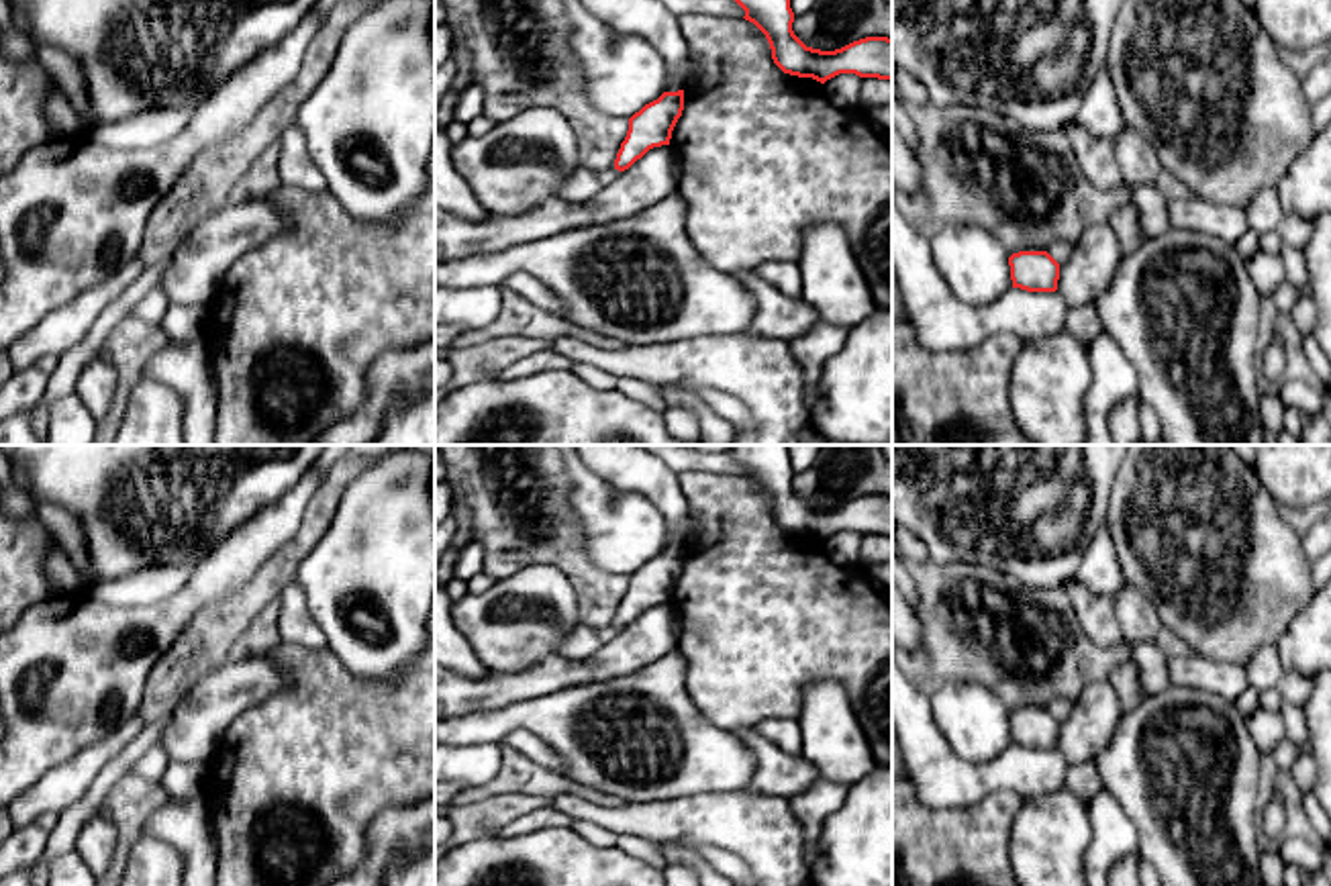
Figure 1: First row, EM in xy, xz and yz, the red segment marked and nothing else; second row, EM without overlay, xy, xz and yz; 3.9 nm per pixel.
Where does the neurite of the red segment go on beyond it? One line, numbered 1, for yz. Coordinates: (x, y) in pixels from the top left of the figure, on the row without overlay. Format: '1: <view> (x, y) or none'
1: none

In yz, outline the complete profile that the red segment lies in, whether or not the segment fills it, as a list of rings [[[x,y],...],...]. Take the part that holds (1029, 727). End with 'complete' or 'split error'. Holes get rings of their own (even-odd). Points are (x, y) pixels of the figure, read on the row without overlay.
[[[1019,708],[1008,715],[1013,745],[1055,749],[1059,721],[1047,708]]]; complete

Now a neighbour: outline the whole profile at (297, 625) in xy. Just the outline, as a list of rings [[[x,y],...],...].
[[[296,582],[280,594],[280,641],[306,649],[327,647],[327,637],[308,612],[306,598]]]

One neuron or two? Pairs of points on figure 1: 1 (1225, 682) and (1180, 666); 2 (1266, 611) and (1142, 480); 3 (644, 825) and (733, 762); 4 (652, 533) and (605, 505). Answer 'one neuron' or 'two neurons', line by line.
1: one neuron
2: one neuron
3: two neurons
4: one neuron

